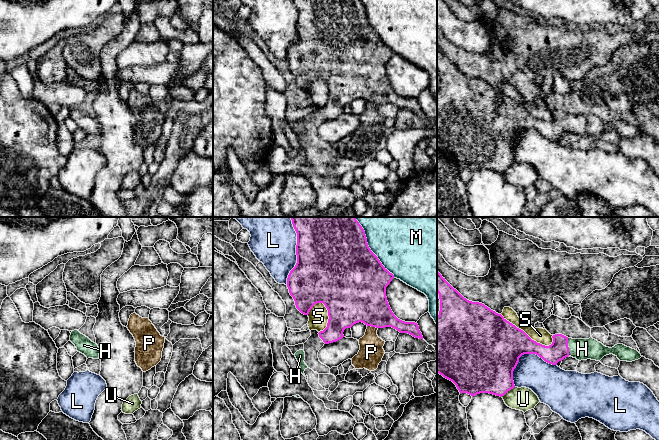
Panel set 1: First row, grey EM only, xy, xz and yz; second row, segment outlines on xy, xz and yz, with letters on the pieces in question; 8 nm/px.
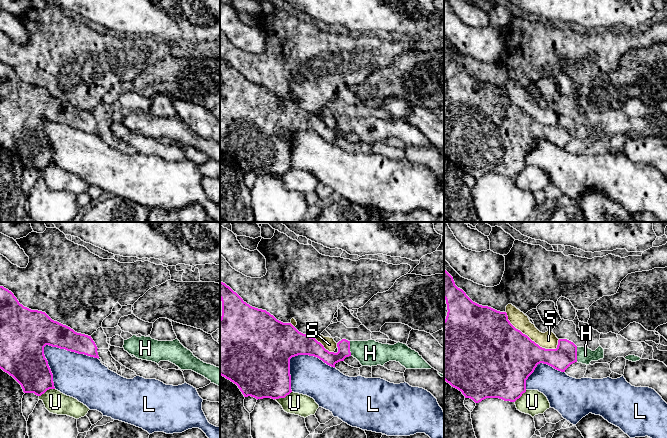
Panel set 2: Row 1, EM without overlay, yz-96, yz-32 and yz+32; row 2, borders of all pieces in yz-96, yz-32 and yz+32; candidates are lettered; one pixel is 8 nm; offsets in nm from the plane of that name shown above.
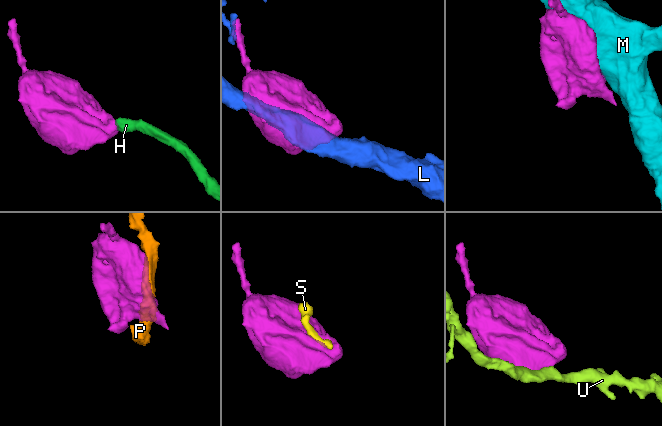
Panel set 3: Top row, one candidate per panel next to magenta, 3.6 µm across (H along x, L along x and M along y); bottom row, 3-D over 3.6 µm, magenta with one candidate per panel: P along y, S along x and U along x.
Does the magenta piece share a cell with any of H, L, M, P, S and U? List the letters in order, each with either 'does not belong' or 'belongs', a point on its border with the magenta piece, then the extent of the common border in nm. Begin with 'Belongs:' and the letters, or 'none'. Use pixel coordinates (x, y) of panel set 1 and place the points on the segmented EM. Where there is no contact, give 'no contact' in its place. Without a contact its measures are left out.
Belongs: H
H: belongs; meets magenta in yz at (568, 347); contact 140 nm long
L: does not belong; meets magenta in xz at (296, 251); contact 550 nm long
M: does not belong; meets magenta in xz at (368, 247); contact 600 nm long
P: does not belong; meets magenta in xz at (372, 326); contact 90 nm long
S: does not belong; meets magenta in yz at (525, 333); contact 480 nm long
U: does not belong; meets magenta in yz at (507, 391); contact 140 nm long

